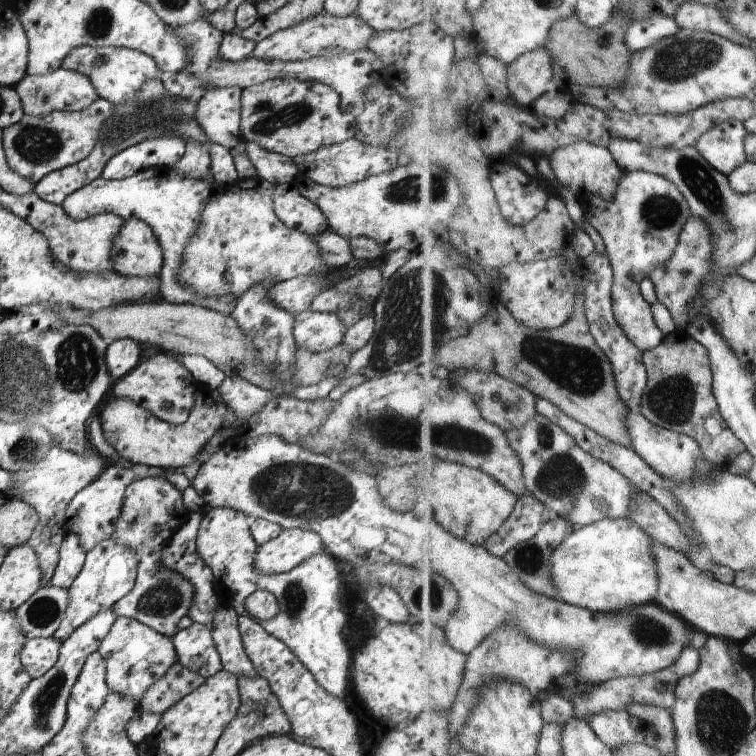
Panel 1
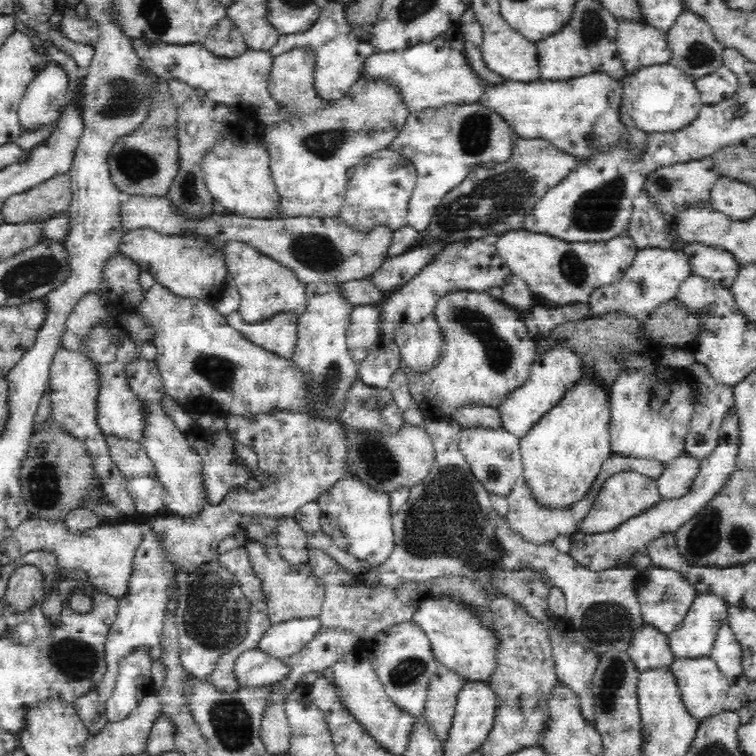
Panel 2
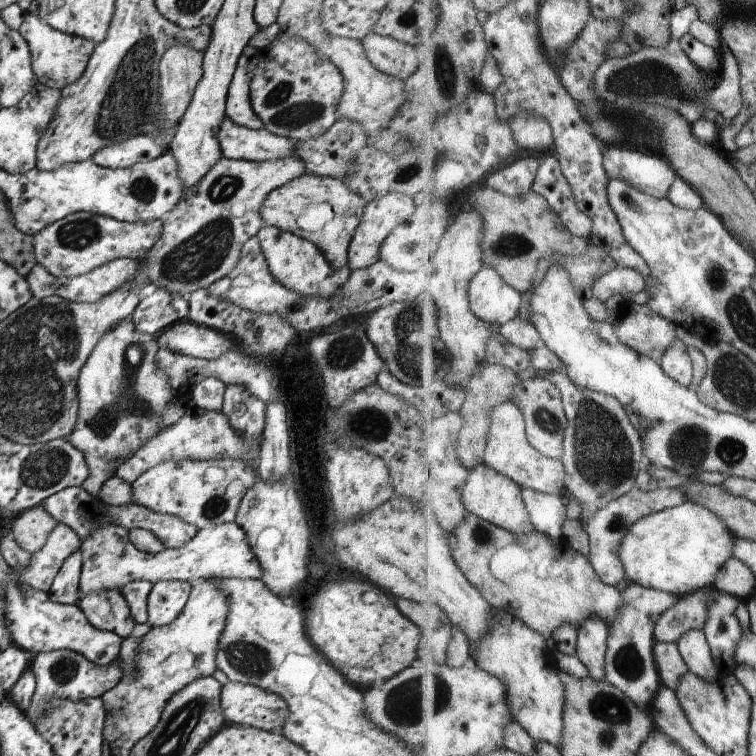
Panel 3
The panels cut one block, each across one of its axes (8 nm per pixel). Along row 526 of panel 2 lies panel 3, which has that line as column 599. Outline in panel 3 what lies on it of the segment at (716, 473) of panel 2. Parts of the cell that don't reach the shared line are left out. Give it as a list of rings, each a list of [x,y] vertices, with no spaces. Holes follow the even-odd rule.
[[[590,618],[580,626],[579,658],[589,668],[590,674],[599,679],[607,678],[611,625],[605,618]]]

